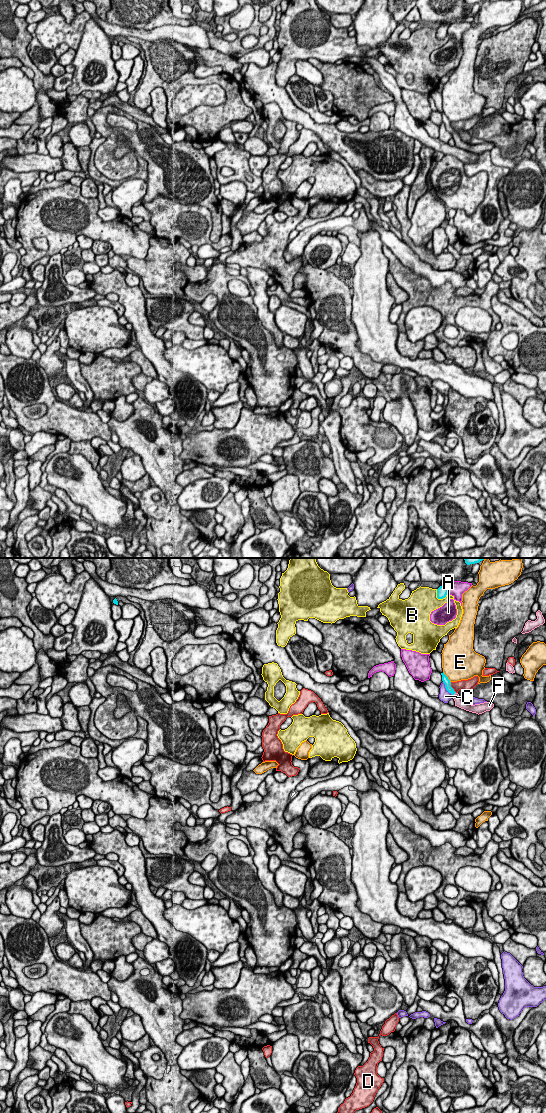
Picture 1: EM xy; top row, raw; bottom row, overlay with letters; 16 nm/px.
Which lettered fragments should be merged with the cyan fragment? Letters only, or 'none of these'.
F

